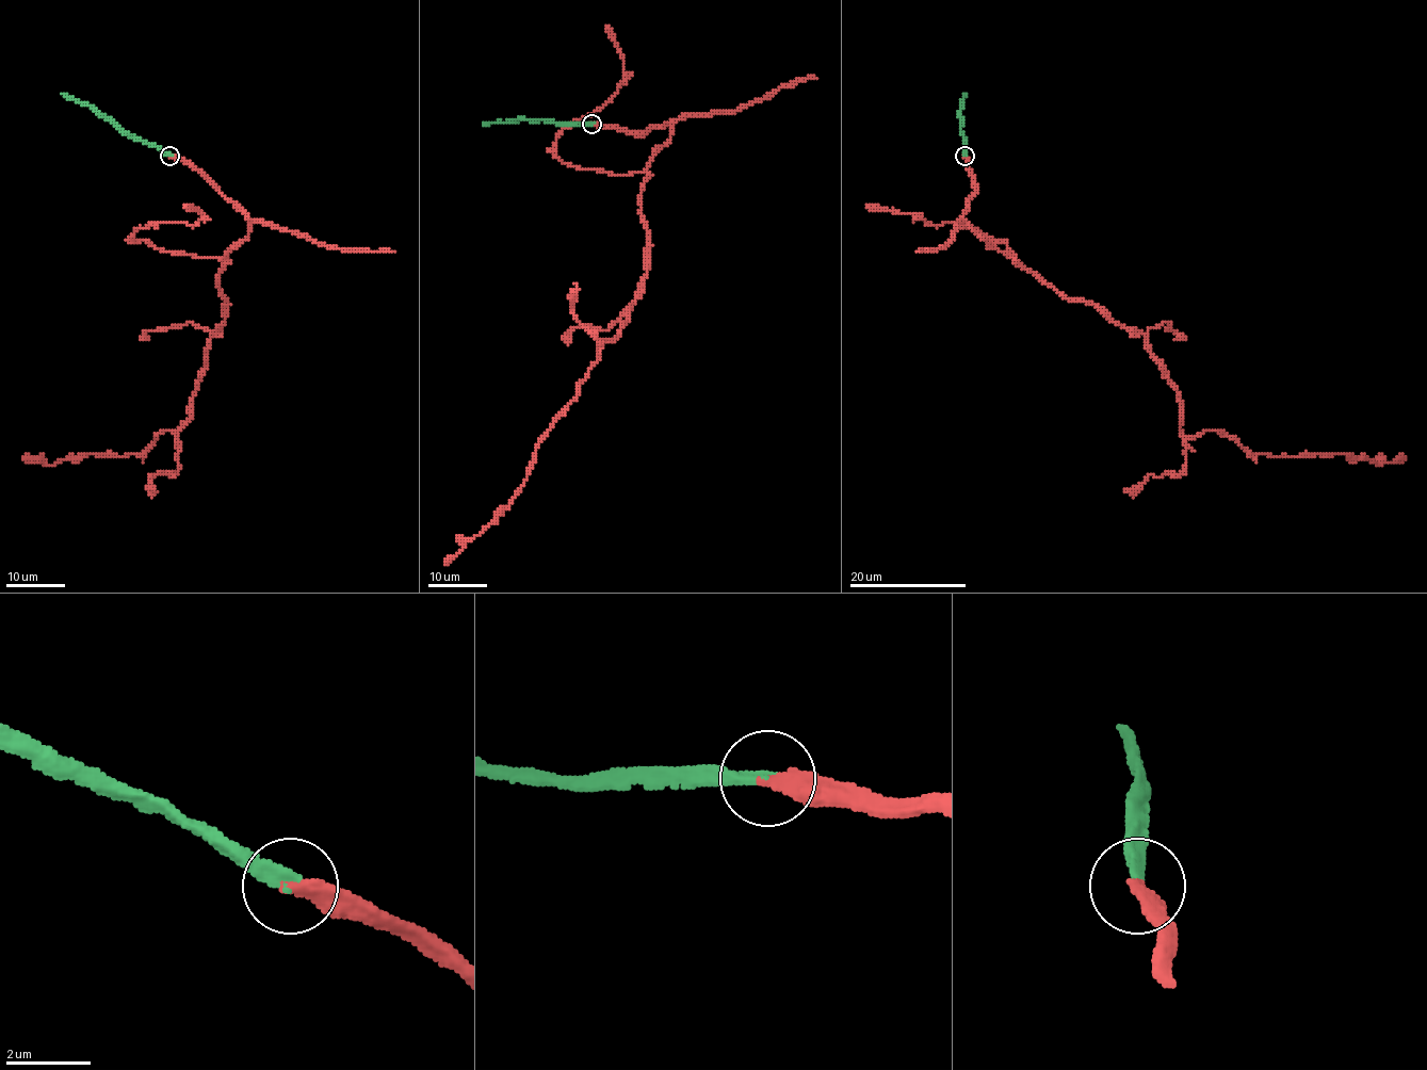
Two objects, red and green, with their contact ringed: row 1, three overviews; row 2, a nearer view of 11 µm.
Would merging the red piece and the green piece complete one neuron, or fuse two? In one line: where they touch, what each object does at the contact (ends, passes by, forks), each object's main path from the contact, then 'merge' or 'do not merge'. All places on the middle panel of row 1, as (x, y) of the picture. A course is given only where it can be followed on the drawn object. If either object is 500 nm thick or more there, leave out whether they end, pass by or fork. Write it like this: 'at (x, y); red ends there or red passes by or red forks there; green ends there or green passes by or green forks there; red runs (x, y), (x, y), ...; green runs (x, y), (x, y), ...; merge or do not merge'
at (592, 124); red ends there; green ends there; red runs (592, 123), (671, 126), (641, 196), (648, 273), (523, 486), (446, 564); green runs (592, 123), (531, 118), (484, 123); merge

